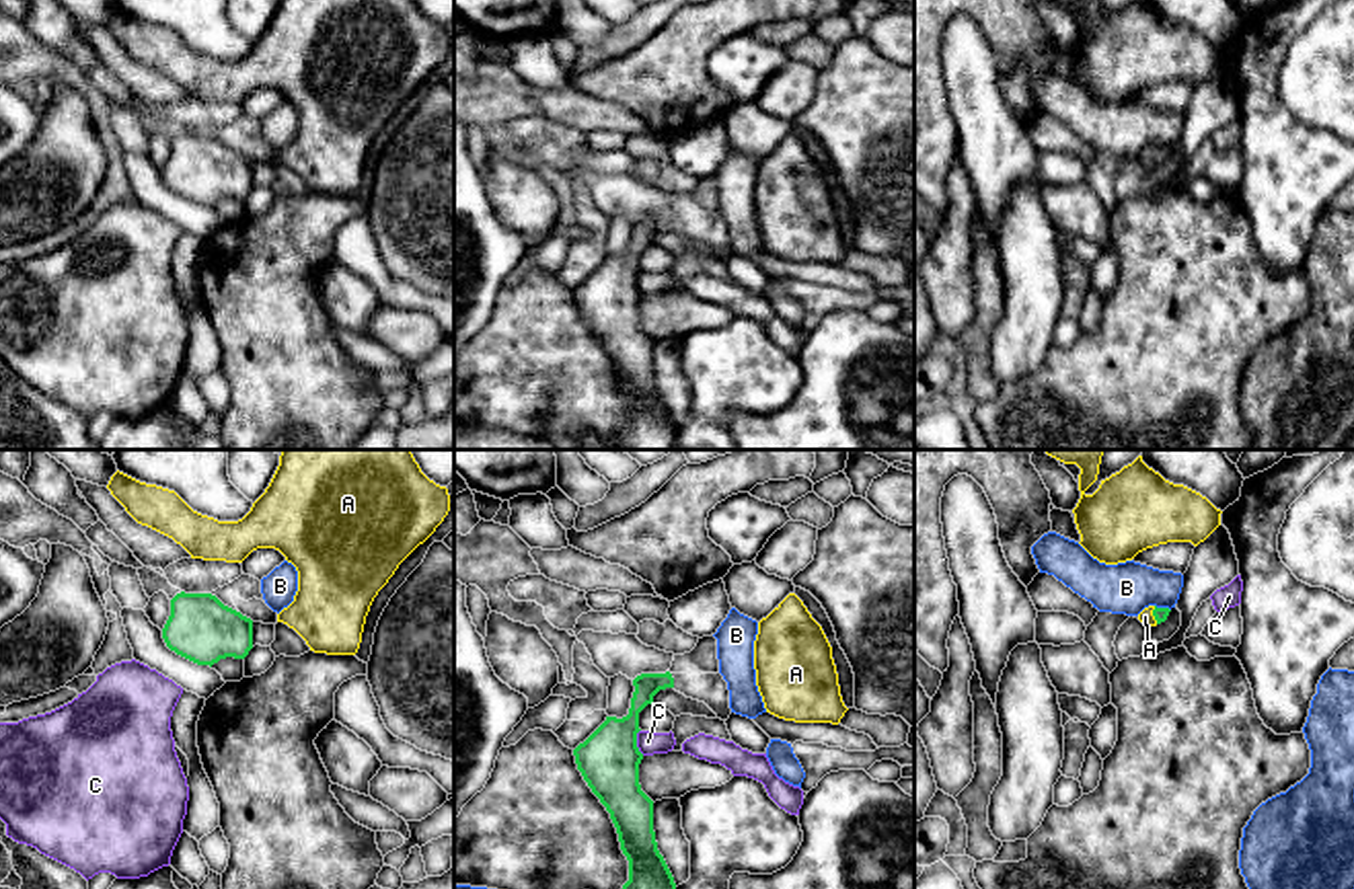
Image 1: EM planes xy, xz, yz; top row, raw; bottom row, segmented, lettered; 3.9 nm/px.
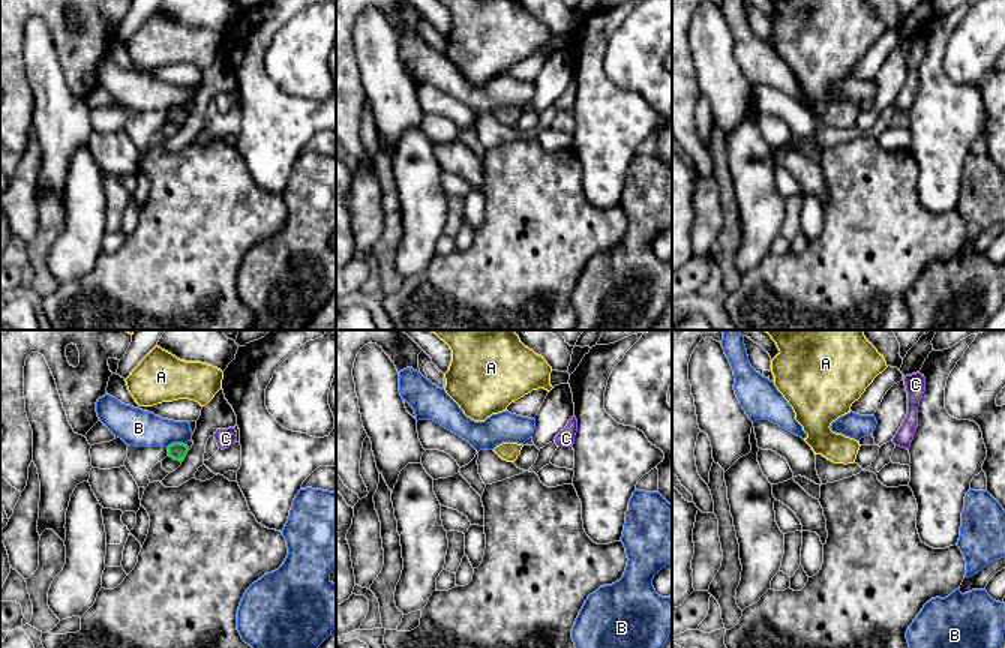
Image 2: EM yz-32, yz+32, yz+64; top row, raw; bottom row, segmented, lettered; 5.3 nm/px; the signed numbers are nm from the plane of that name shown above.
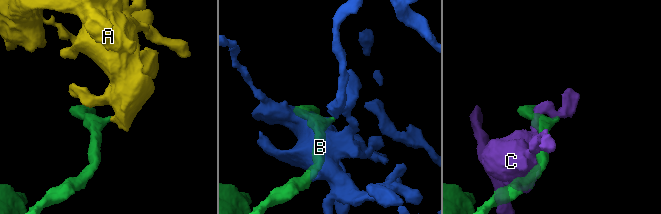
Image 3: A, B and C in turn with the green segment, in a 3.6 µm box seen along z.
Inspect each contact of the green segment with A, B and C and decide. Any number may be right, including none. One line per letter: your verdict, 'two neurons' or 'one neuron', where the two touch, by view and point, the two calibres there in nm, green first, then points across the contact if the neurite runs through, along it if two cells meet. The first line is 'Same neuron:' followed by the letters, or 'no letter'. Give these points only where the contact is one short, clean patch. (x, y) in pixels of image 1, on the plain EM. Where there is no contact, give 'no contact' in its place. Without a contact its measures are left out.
Same neuron: A
A: one neuron | yz (1153, 155) | 50/60 nm | across yz (1159, 155), (1153, 155), (1145, 157)
B: two neurons | yz (1163, 148) | 50/200 nm
C: two neurons | xz (635, 282) | 240/90 nm

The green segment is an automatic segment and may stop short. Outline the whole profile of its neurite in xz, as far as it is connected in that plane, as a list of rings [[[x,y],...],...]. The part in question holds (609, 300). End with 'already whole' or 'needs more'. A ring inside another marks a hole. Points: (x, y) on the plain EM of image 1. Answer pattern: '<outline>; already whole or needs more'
[[[641,214],[629,255],[606,261],[573,289],[577,310],[610,353],[620,390],[629,400],[629,421],[616,433],[612,450],[674,450],[676,423],[657,390],[653,372],[653,341],[641,331],[637,287],[639,253],[660,230],[674,228],[666,214]]]; already whole

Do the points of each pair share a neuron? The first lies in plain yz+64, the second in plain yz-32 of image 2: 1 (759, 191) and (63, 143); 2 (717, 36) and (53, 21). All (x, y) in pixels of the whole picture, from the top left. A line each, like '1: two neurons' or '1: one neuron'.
1: two neurons
2: two neurons

